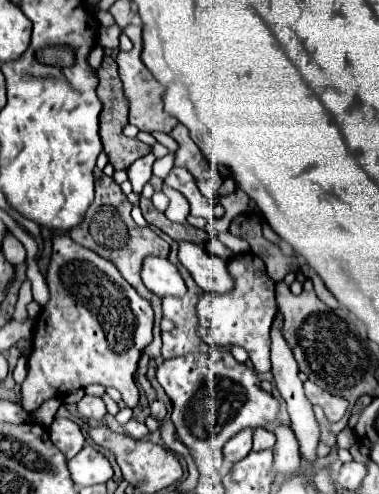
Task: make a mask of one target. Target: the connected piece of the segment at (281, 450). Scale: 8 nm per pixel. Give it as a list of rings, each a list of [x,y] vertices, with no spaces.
[[[277,424],[275,426],[277,444],[273,448],[275,454],[275,470],[277,476],[293,476],[301,468],[301,456],[299,456],[299,444],[295,440],[295,434],[289,426]]]

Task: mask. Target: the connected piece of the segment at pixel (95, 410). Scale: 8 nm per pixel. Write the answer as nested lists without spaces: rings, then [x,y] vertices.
[[[83,396],[81,402],[77,404],[77,408],[79,408],[79,414],[83,418],[87,418],[87,420],[101,422],[105,418],[105,414],[107,414],[107,408],[105,408],[103,400],[97,398],[97,396]]]

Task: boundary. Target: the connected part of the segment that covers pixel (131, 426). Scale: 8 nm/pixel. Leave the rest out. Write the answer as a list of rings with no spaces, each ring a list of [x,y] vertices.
[[[131,418],[123,428],[125,428],[125,434],[131,436],[131,438],[135,438],[135,440],[141,440],[141,438],[149,436],[149,428],[145,424],[137,422],[135,418]]]

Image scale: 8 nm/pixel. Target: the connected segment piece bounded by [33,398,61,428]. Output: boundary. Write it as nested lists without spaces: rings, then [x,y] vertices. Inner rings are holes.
[[[51,398],[49,402],[45,402],[41,408],[37,408],[37,410],[33,412],[33,422],[39,422],[41,426],[47,428],[47,426],[53,422],[55,412],[57,412],[59,406],[61,406],[61,398]]]

